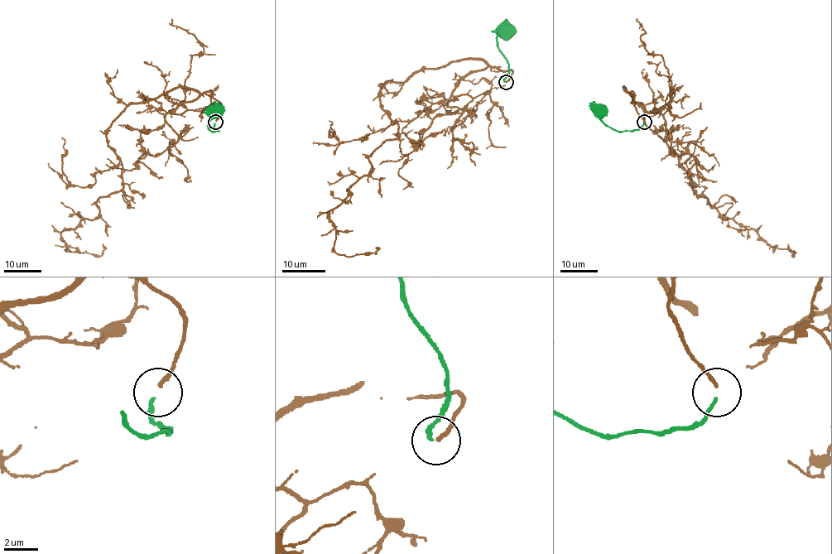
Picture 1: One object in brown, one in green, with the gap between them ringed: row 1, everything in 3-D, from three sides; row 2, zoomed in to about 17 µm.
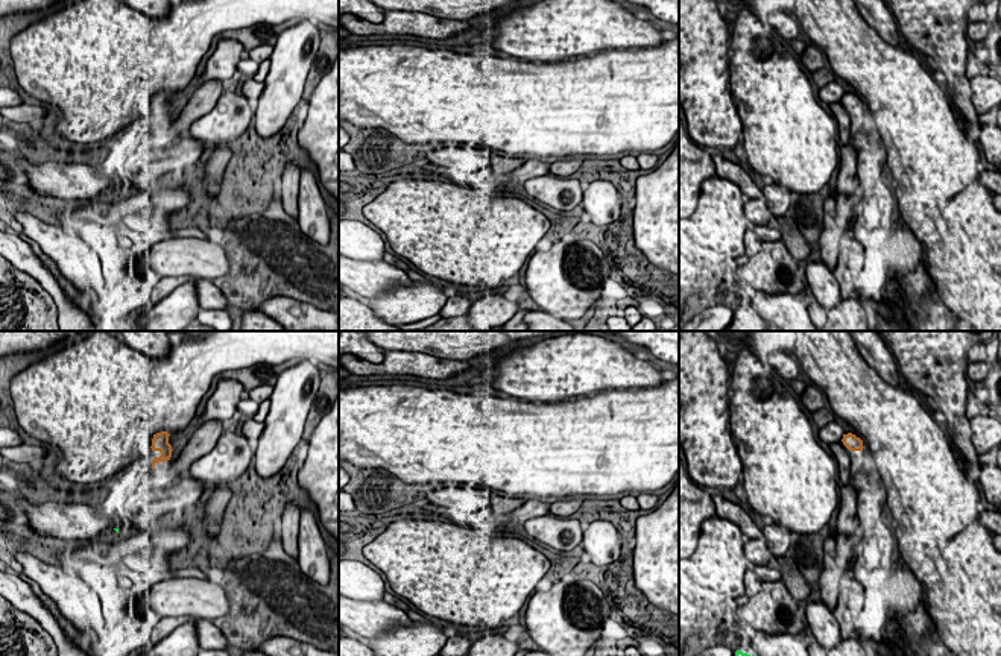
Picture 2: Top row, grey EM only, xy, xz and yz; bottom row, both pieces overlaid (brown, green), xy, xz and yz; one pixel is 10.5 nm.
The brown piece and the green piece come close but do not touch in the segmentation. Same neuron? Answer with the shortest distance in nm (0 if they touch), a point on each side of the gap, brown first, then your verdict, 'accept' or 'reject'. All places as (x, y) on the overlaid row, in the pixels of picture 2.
gap 2400 nm; span yz (849, 450), (754, 655); accept

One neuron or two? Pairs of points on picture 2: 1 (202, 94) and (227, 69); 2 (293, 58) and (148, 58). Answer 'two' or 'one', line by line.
1: two
2: two

